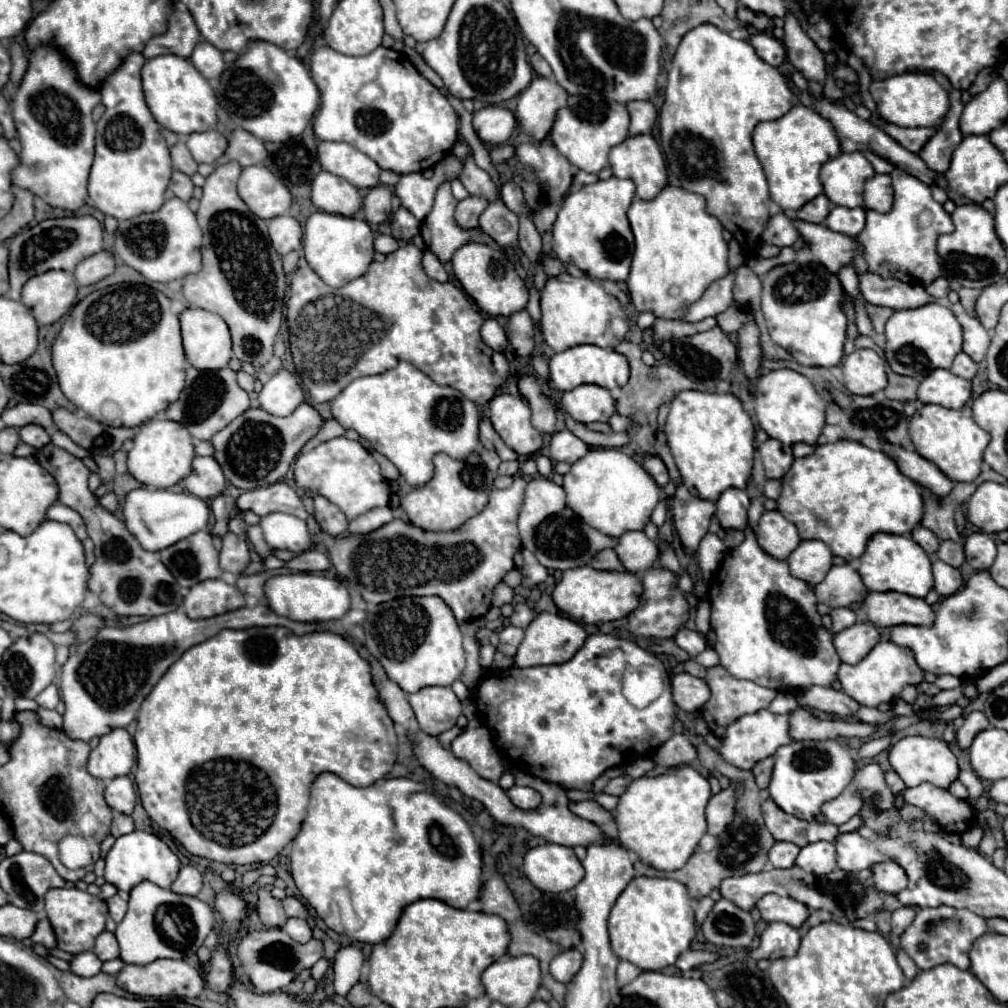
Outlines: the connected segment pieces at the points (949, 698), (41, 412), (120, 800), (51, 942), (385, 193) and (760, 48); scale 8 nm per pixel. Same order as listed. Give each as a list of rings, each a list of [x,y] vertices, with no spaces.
[[[962,682],[962,686],[958,686],[958,688],[942,690],[940,694],[936,694],[936,696],[932,698],[934,706],[952,706],[952,704],[956,704],[956,700],[958,700],[960,696],[964,696],[964,686],[966,686],[966,682]]]
[[[30,402],[6,408],[2,412],[2,420],[6,426],[14,426],[14,428],[22,428],[26,424],[38,424],[38,426],[46,428],[48,432],[54,430],[50,410],[44,410],[44,406],[36,406]]]
[[[120,776],[120,778],[114,778],[106,784],[106,792],[104,792],[104,800],[106,804],[114,810],[114,812],[120,812],[120,814],[132,814],[134,812],[134,806],[136,806],[136,790],[134,790],[134,784],[128,776]]]
[[[42,918],[42,920],[38,922],[38,926],[36,926],[34,934],[32,934],[32,940],[34,940],[36,944],[46,946],[46,948],[56,948],[56,934],[54,934],[48,918]]]
[[[374,186],[362,204],[362,214],[370,224],[380,224],[392,214],[392,190],[388,186]]]
[[[764,32],[754,34],[754,36],[750,38],[750,44],[754,46],[756,54],[758,54],[764,62],[768,62],[770,66],[780,66],[780,64],[784,62],[784,58],[786,58],[784,46],[782,46],[776,38],[772,38],[772,36],[764,34]]]

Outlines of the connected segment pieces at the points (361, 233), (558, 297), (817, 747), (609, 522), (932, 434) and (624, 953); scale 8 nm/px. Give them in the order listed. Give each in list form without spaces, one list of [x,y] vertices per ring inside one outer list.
[[[316,212],[308,218],[304,226],[304,254],[308,264],[316,270],[316,274],[320,274],[324,282],[328,282],[328,286],[340,288],[368,270],[368,264],[374,256],[374,236],[376,234],[362,218],[346,218],[338,214]]]
[[[568,274],[548,278],[542,298],[542,336],[554,352],[568,350],[578,344],[596,344],[600,348],[616,348],[630,330],[626,312],[622,310],[618,298],[608,294],[596,280],[588,276],[572,278]]]
[[[800,740],[780,746],[774,754],[774,774],[768,786],[768,794],[774,804],[786,814],[804,820],[818,822],[824,804],[838,798],[854,780],[856,760],[850,746],[840,740]]]
[[[616,448],[590,450],[584,458],[574,462],[564,476],[564,490],[568,506],[592,528],[612,538],[620,538],[624,532],[644,530],[662,494],[662,488],[640,464]]]
[[[924,404],[910,418],[910,438],[916,446],[916,452],[930,462],[936,462],[940,470],[954,482],[972,482],[980,474],[982,454],[990,442],[990,434],[982,430],[970,410],[948,410],[938,404]]]
[[[634,878],[618,896],[610,912],[608,932],[612,950],[618,958],[628,960],[642,970],[662,970],[672,966],[678,956],[690,948],[696,934],[688,888],[670,878]]]

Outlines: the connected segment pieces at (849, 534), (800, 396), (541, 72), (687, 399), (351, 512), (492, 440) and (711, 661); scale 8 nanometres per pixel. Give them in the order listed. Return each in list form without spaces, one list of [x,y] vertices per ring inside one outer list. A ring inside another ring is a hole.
[[[840,440],[834,444],[822,444],[814,454],[794,460],[790,472],[782,478],[778,512],[796,524],[802,540],[822,540],[834,556],[852,562],[864,554],[868,540],[878,532],[908,536],[922,520],[922,496],[916,482],[904,476],[896,462],[884,452],[870,450],[852,440]]]
[[[782,368],[772,370],[758,378],[754,388],[754,400],[756,400],[756,420],[758,426],[774,440],[780,440],[788,446],[796,442],[814,444],[824,428],[824,410],[826,404],[814,390],[812,382],[804,378],[802,374]]]
[[[536,52],[534,56],[530,56],[528,60],[530,60],[530,64],[532,64],[532,68],[536,70],[536,74],[538,74],[538,76],[546,76],[546,78],[550,78],[550,76],[552,76],[552,68],[548,66],[548,62],[546,62],[538,52]]]
[[[686,390],[670,402],[666,440],[684,486],[702,500],[716,502],[728,488],[744,490],[752,478],[756,430],[734,394],[708,394]]]
[[[346,436],[326,440],[312,452],[296,458],[294,482],[304,492],[314,490],[316,494],[328,498],[346,514],[348,520],[354,520],[372,508],[390,506],[390,482],[382,476],[380,464],[360,442],[348,440]]]
[[[482,416],[482,422],[480,422],[480,442],[486,450],[494,450],[496,454],[500,454],[502,460],[518,460],[518,454],[502,442],[502,438],[494,432],[486,416]]]
[[[708,646],[702,654],[698,654],[696,658],[692,658],[692,660],[696,660],[698,664],[702,664],[702,666],[706,666],[706,668],[712,668],[712,666],[718,666],[718,664],[720,664],[720,658],[718,658],[716,650],[710,648],[710,646]]]

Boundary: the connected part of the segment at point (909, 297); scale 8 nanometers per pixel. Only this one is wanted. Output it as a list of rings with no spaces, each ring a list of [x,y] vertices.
[[[862,272],[858,274],[858,280],[862,296],[868,304],[888,306],[892,310],[906,310],[924,306],[934,300],[920,284],[906,284],[896,278],[884,278],[874,272]]]

